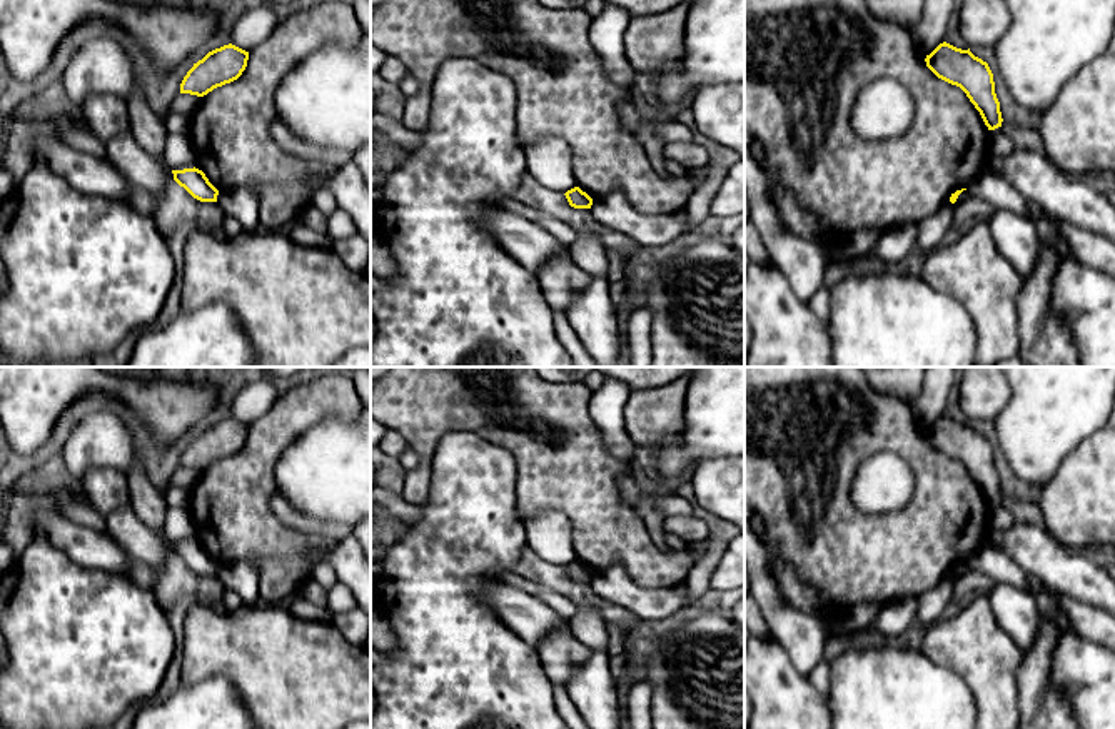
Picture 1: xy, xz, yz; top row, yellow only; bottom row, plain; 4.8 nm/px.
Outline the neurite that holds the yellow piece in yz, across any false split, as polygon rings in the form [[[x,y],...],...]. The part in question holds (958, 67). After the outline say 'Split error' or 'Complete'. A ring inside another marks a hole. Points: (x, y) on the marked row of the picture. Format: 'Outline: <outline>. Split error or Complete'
Outline: [[[946,42],[926,55],[925,62],[938,78],[960,87],[966,93],[988,130],[1001,127],[1000,102],[986,62],[975,57],[970,48],[961,50]]]. Complete

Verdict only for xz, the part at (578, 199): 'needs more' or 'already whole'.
already whole

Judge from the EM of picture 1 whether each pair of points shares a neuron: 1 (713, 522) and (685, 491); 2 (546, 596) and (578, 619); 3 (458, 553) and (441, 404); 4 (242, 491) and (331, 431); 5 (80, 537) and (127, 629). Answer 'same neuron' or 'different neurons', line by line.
1: same neuron
2: same neuron
3: different neurons
4: different neurons
5: different neurons

